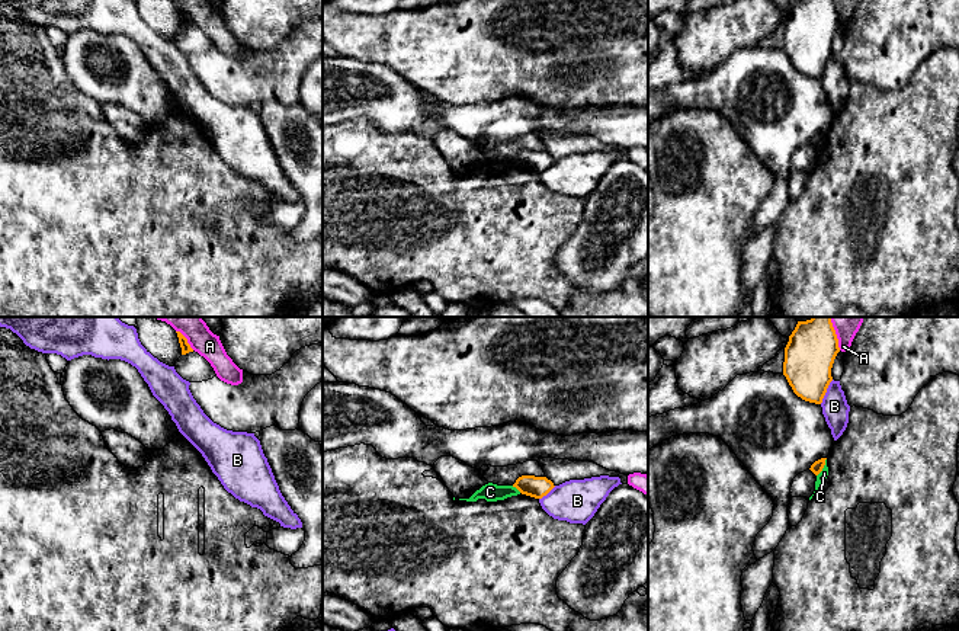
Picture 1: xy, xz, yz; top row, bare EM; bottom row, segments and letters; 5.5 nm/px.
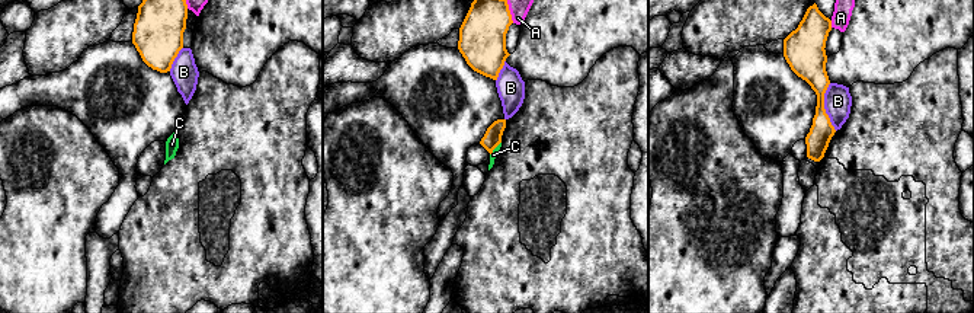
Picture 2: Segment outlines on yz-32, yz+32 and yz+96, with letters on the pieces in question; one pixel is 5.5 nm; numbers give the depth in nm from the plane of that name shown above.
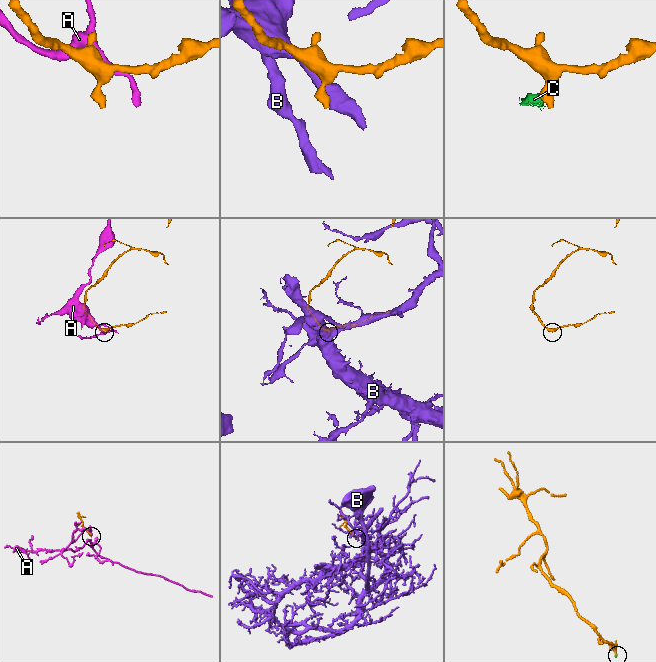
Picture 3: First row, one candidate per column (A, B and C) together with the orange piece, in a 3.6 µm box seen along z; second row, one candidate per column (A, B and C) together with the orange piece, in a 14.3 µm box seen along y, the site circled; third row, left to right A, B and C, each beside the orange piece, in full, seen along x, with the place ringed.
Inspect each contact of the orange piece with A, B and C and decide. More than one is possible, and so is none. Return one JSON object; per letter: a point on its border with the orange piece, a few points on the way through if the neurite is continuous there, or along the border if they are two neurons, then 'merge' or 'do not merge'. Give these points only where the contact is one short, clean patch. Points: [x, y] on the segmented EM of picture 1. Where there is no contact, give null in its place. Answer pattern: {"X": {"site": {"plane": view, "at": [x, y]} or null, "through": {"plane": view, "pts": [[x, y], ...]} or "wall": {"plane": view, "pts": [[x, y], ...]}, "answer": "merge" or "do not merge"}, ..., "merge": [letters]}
{"A": {"site": {"plane": "yz", "at": [834, 333]}, "wall": {"plane": "yz", "pts": [[830, 317], [840, 349]]}, "answer": "do not merge"}, "B": {"site": {"plane": "yz", "at": [826, 391]}, "answer": "do not merge"}, "C": {"site": {"plane": "yz", "at": [823, 467]}, "wall": {"plane": "yz", "pts": [[826, 458], [826, 464], [817, 476]]}, "answer": "do not merge"}, "merge": []}

